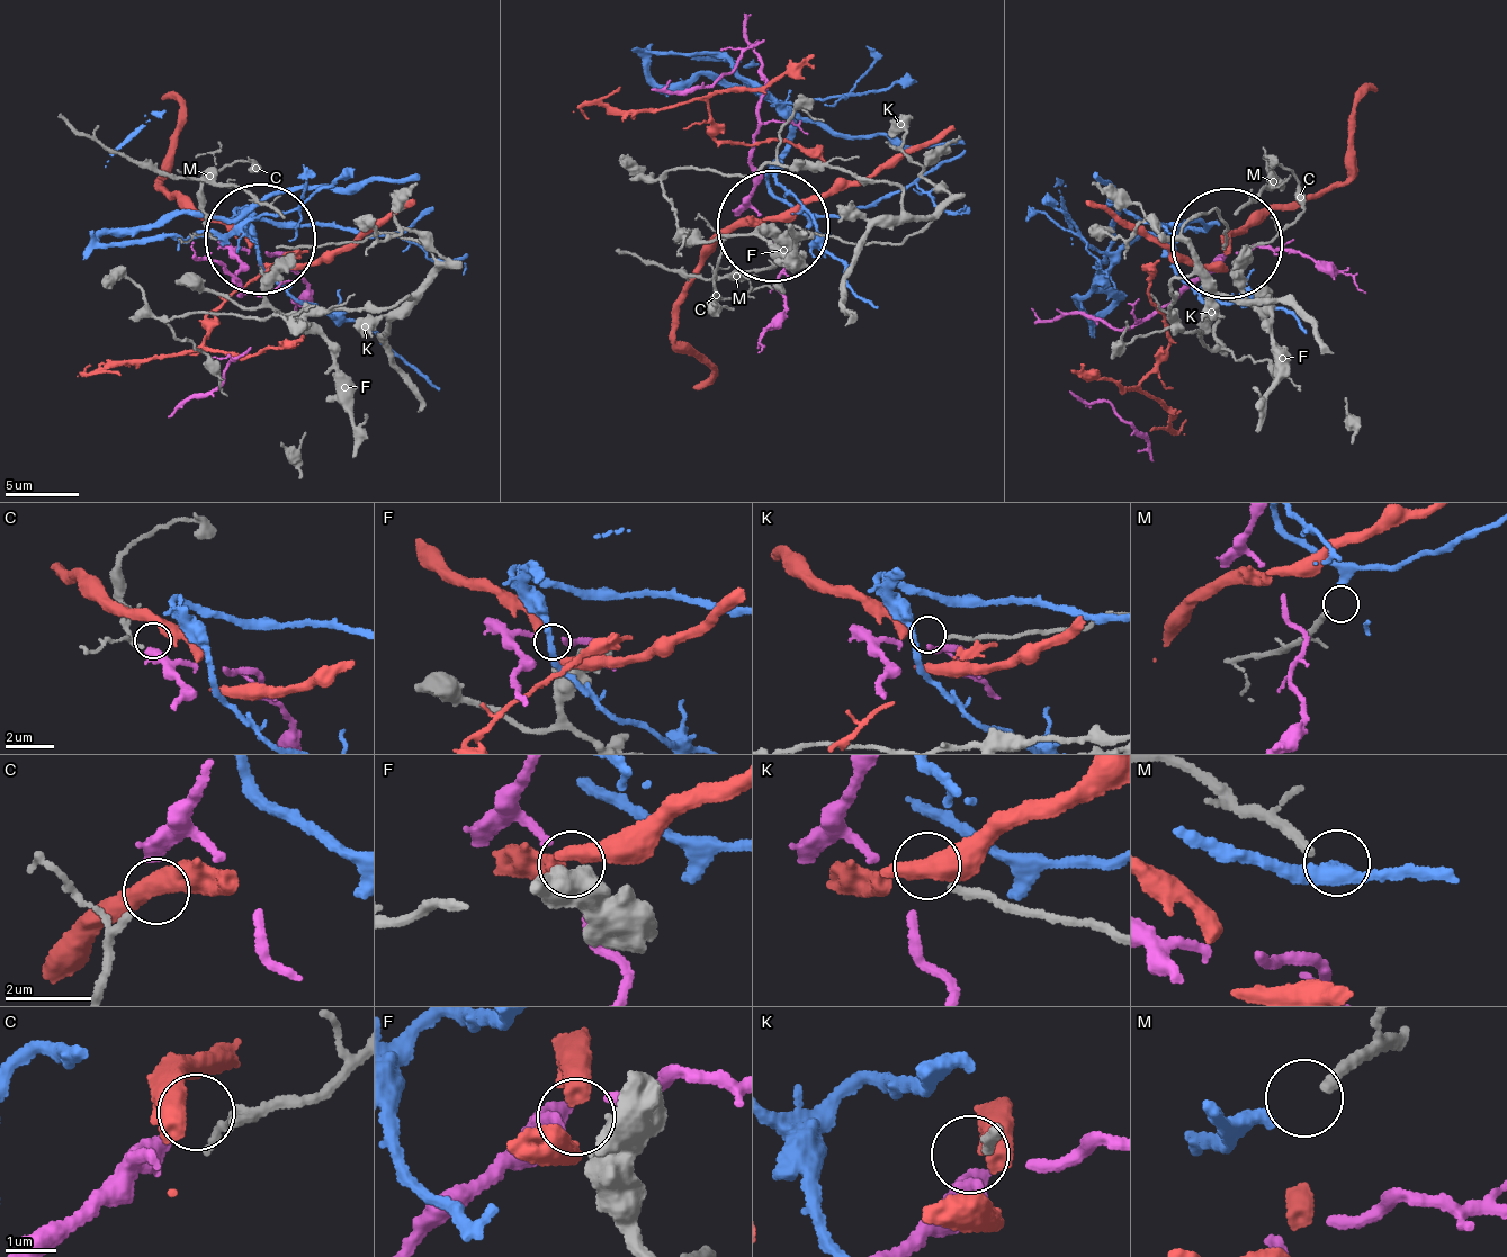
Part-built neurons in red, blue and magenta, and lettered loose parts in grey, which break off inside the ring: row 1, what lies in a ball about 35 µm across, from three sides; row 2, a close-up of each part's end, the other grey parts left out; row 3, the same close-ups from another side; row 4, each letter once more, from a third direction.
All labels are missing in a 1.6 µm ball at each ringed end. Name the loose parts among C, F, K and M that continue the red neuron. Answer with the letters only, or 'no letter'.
no letter

